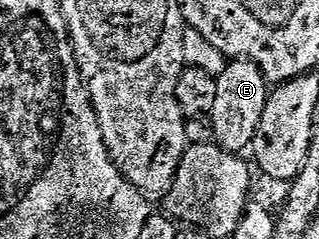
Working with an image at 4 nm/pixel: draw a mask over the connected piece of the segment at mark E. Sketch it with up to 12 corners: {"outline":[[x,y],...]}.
{"outline":[[255,57],[223,68],[215,138],[255,148],[274,76]]}

